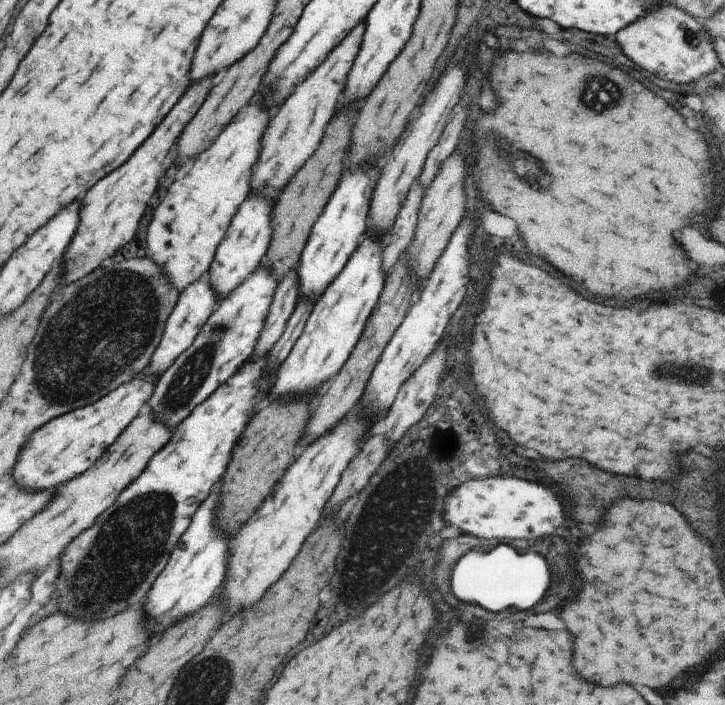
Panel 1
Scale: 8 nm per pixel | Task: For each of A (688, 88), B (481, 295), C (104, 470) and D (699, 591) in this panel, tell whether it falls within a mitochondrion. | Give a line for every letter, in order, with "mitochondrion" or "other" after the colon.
A: other
B: other
C: other
D: other

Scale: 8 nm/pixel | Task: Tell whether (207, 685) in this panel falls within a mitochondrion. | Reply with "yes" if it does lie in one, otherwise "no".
yes

